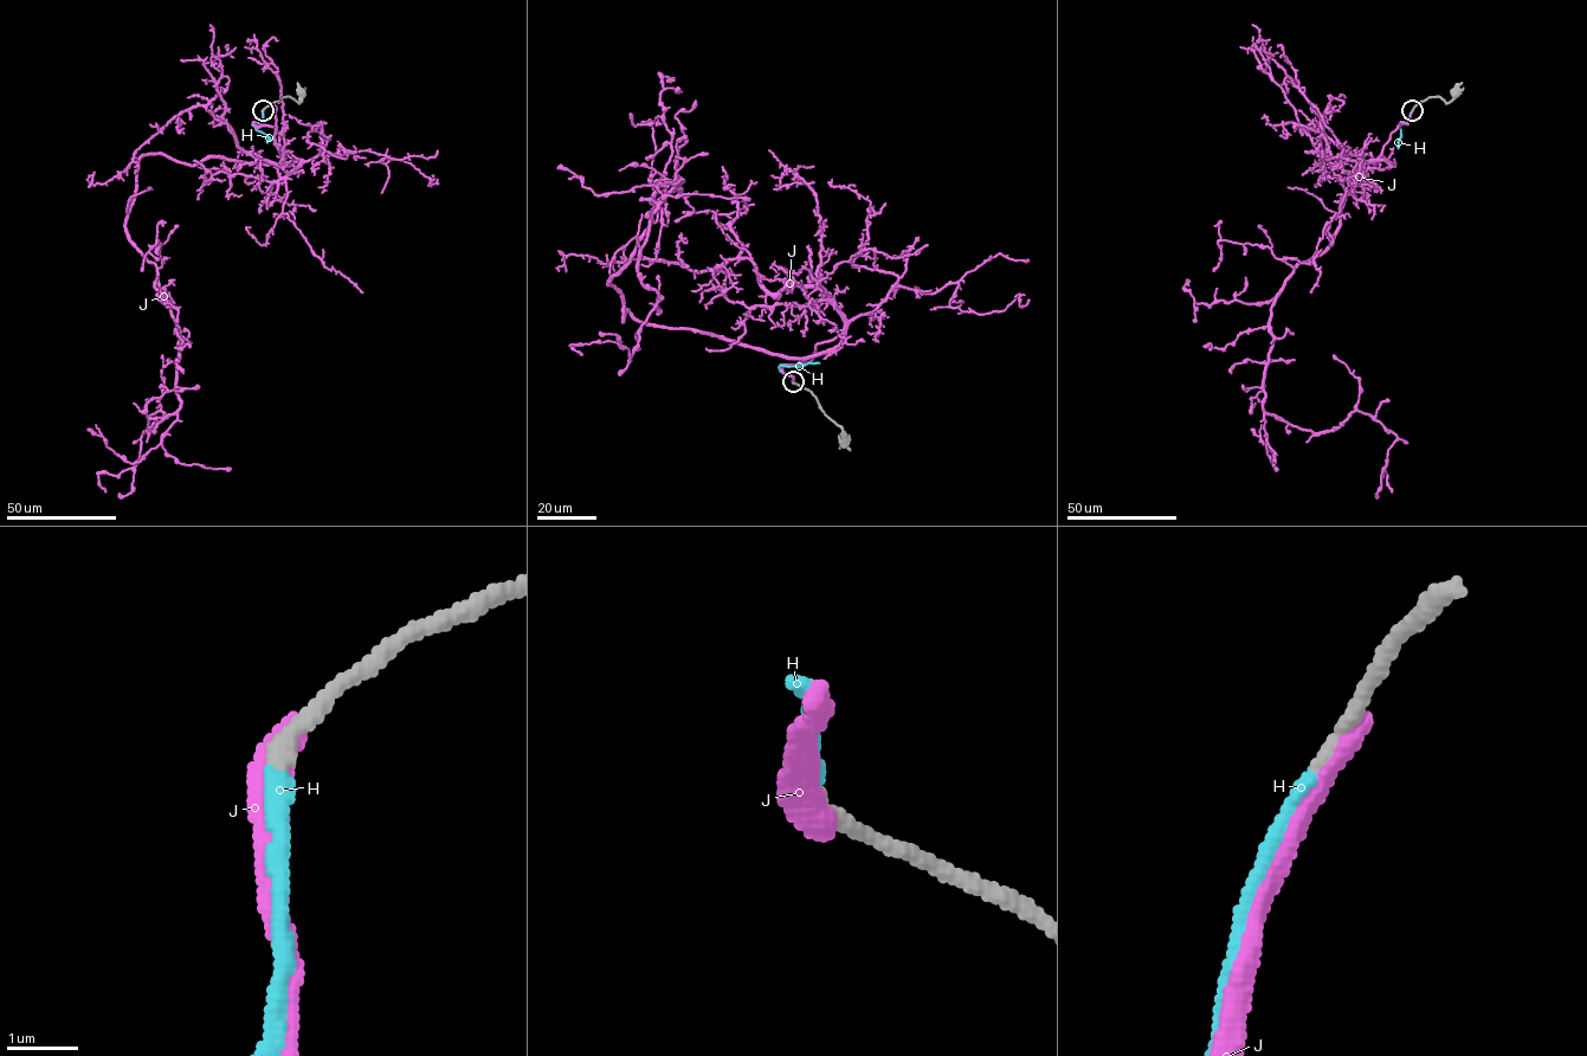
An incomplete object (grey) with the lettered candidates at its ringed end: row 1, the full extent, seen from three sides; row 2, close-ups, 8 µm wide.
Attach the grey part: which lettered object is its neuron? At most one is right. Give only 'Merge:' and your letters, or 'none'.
Merge: H

